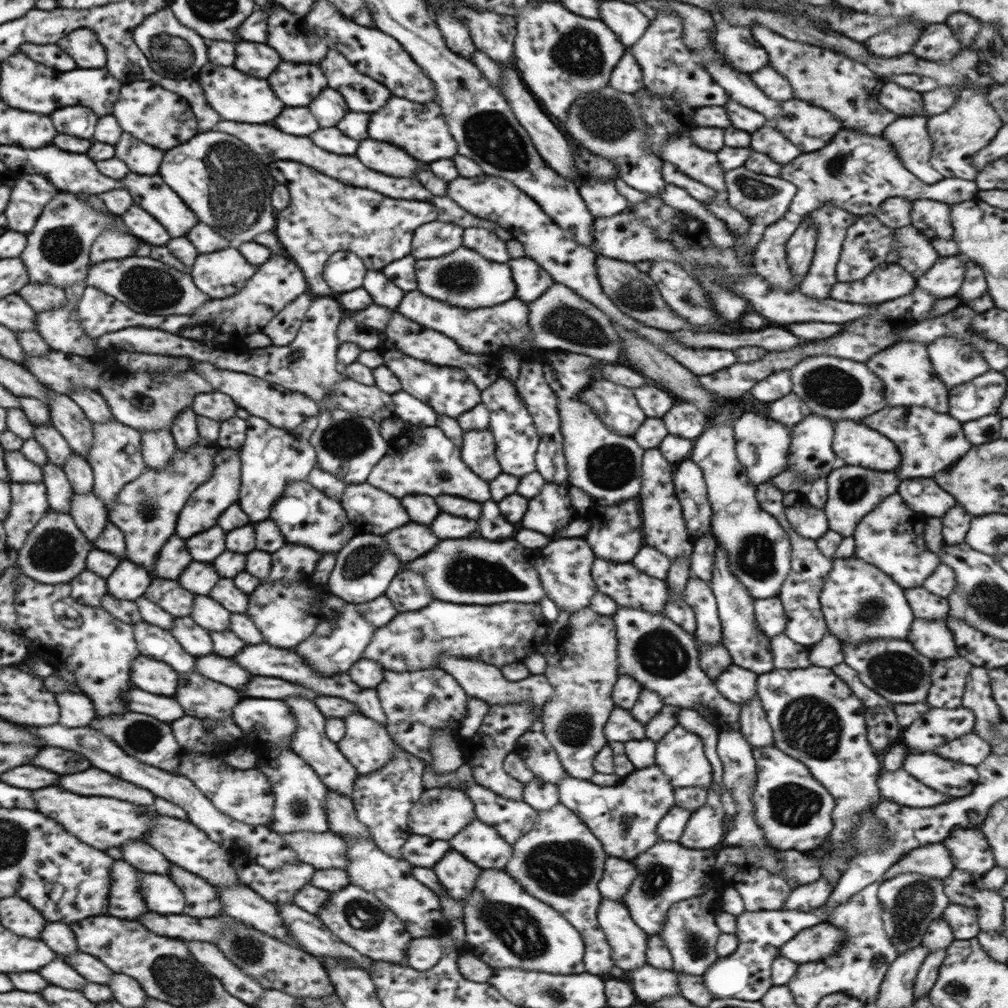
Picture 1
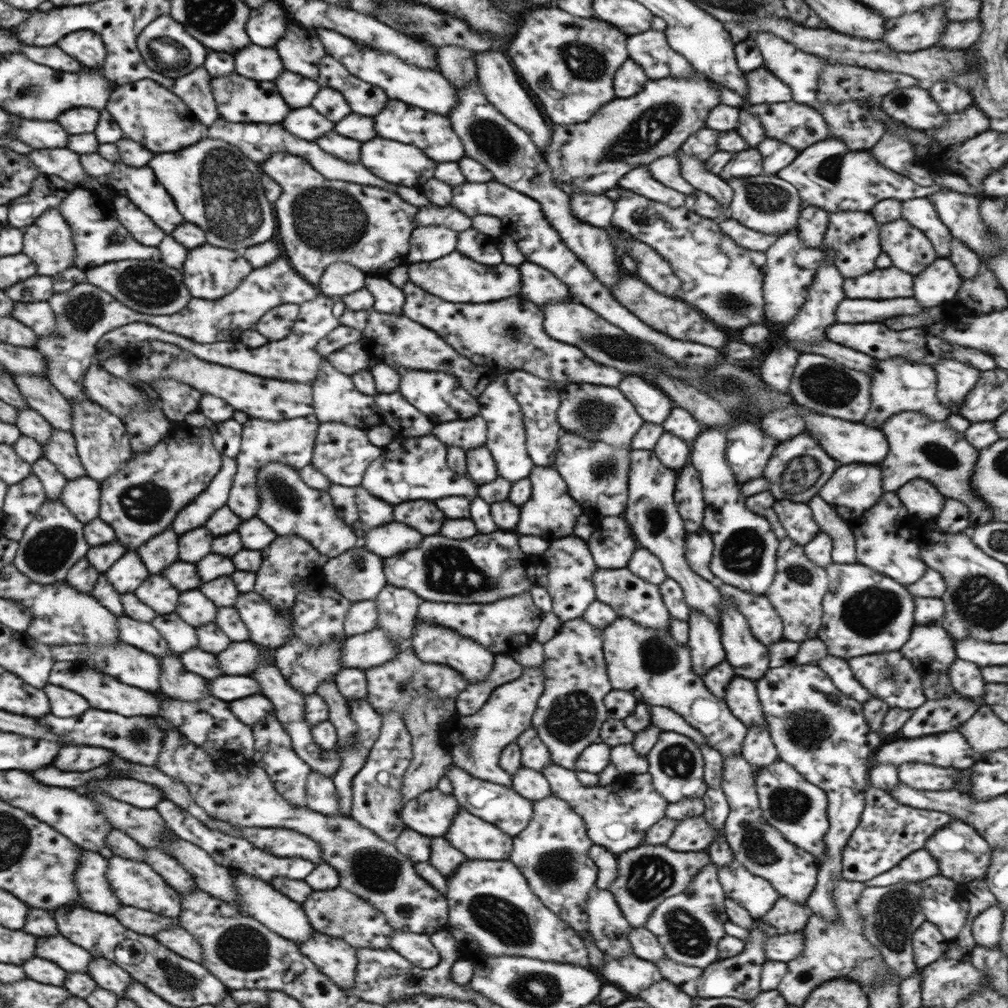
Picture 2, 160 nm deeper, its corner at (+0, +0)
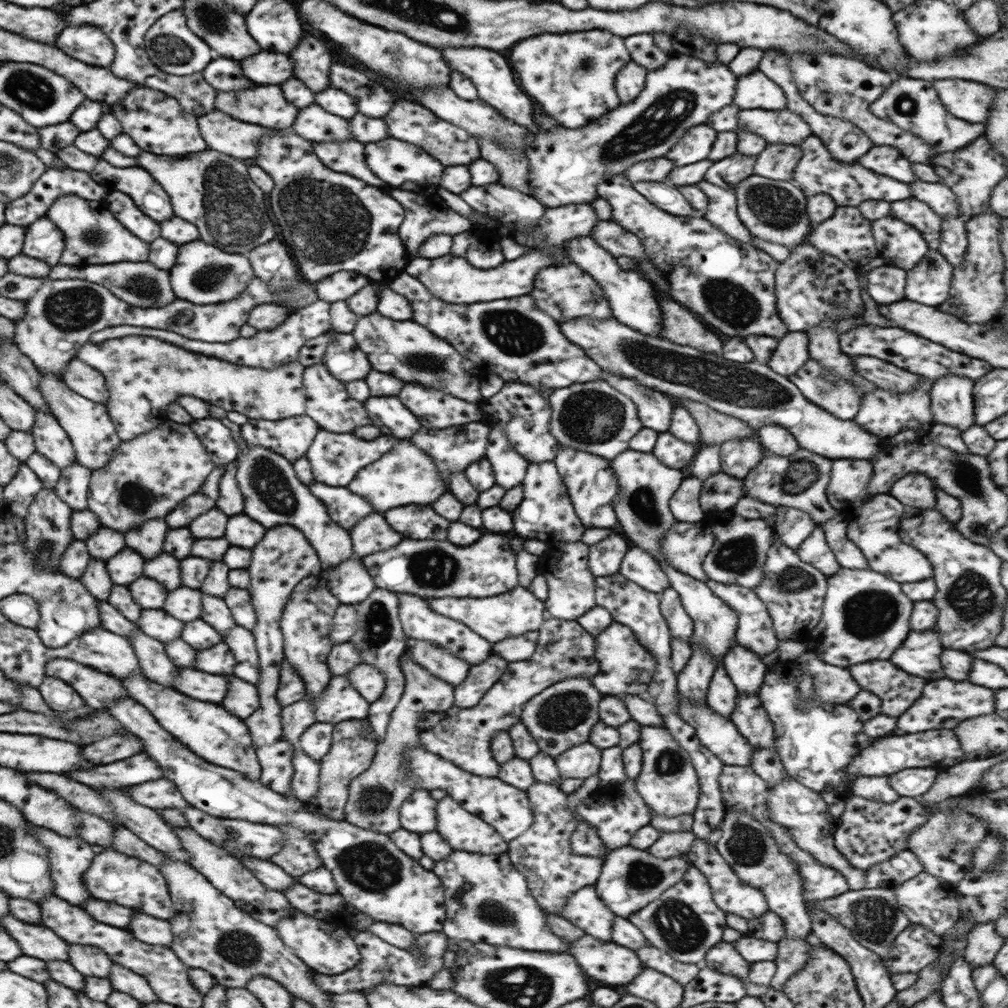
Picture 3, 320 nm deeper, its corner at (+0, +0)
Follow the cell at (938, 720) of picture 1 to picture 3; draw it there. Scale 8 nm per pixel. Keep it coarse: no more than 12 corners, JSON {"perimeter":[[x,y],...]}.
{"perimeter":[[927,681],[902,732],[953,729],[995,712],[991,688]]}

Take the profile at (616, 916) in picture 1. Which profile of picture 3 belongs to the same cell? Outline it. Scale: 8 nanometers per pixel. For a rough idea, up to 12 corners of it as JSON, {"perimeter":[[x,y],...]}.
{"perimeter":[[594,885],[572,893],[561,916],[602,942],[615,914]]}

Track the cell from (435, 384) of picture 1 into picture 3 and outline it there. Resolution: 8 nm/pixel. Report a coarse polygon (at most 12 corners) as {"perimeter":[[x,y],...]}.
{"perimeter":[[406,384],[402,404],[422,427],[482,421],[477,404]]}

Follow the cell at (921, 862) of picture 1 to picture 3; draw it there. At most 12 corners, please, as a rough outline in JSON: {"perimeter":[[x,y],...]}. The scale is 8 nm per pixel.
{"perimeter":[[908,849],[867,870],[865,888],[890,888],[923,871]]}

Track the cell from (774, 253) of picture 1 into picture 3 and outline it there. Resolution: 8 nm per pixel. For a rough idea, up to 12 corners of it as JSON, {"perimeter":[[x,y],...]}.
{"perimeter":[[805,239],[774,290],[790,332],[864,310],[858,272]]}

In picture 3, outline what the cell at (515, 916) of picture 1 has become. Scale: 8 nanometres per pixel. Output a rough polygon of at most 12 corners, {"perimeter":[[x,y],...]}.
{"perimeter":[[453,850],[442,932],[571,954],[507,852]]}

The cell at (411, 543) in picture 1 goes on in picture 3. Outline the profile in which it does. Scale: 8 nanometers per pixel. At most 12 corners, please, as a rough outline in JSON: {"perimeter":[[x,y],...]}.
{"perimeter":[[380,514],[349,532],[358,558],[396,547],[404,536]]}

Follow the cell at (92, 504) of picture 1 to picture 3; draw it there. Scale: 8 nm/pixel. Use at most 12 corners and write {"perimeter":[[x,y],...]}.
{"perimeter":[[61,468],[53,492],[72,510],[88,510],[91,470]]}

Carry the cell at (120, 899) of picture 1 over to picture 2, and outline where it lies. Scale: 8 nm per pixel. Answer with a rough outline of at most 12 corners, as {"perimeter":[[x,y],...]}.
{"perimeter":[[84,851],[73,877],[84,908],[113,915],[124,906],[105,877],[107,858]]}

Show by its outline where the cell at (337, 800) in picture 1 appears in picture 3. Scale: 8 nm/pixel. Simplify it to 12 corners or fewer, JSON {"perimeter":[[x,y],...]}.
{"perimeter":[[296,747],[293,795],[302,803],[319,791],[319,762]]}

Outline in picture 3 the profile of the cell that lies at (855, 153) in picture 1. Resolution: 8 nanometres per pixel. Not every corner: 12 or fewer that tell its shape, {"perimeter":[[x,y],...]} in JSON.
{"perimeter":[[816,136],[802,144],[794,184],[837,206],[893,203],[909,184],[839,162]]}

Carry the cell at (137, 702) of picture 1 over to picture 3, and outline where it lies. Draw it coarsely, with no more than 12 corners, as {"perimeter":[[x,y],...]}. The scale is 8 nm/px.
{"perimeter":[[65,658],[45,673],[67,682],[85,704],[105,710],[129,697],[115,676]]}

